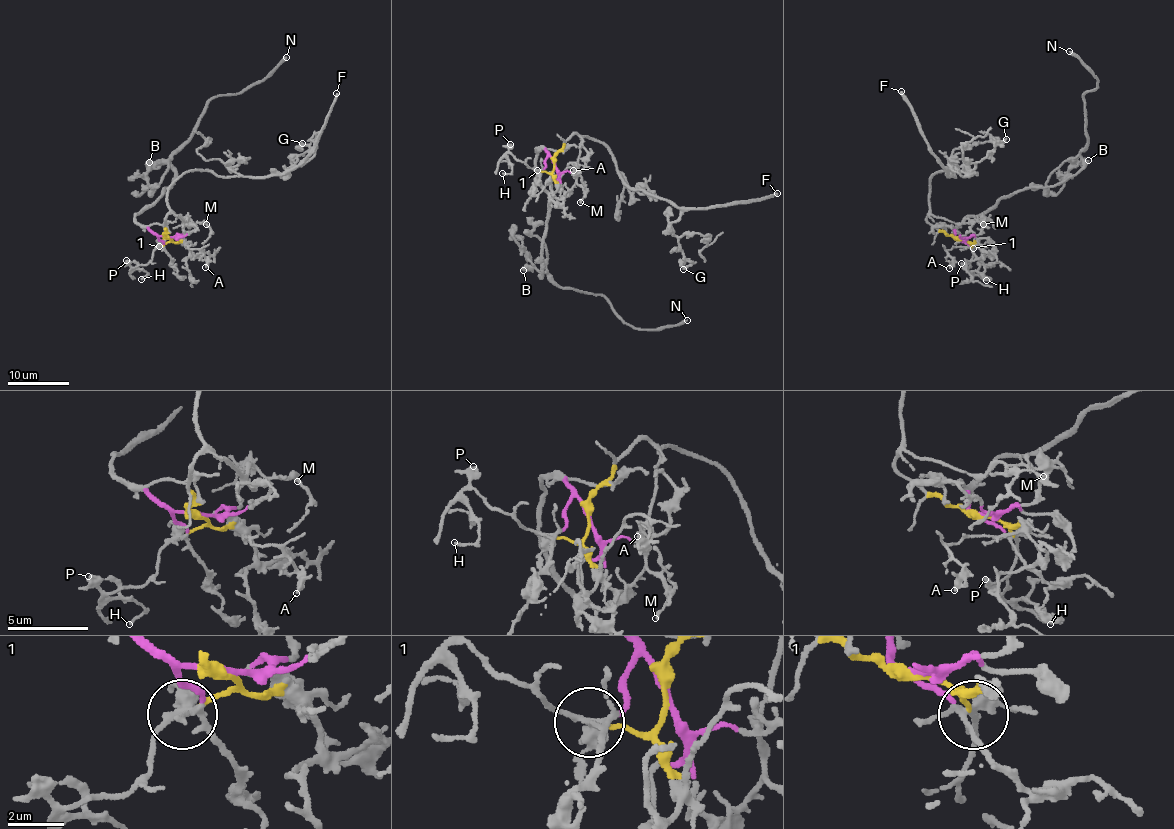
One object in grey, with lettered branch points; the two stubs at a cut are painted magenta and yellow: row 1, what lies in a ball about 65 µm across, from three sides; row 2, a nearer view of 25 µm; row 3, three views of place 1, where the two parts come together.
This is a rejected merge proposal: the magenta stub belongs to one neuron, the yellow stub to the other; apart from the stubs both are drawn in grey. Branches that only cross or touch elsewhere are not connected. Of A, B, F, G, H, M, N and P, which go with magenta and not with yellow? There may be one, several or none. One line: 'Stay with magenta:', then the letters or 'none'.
Stay with magenta: B, N

